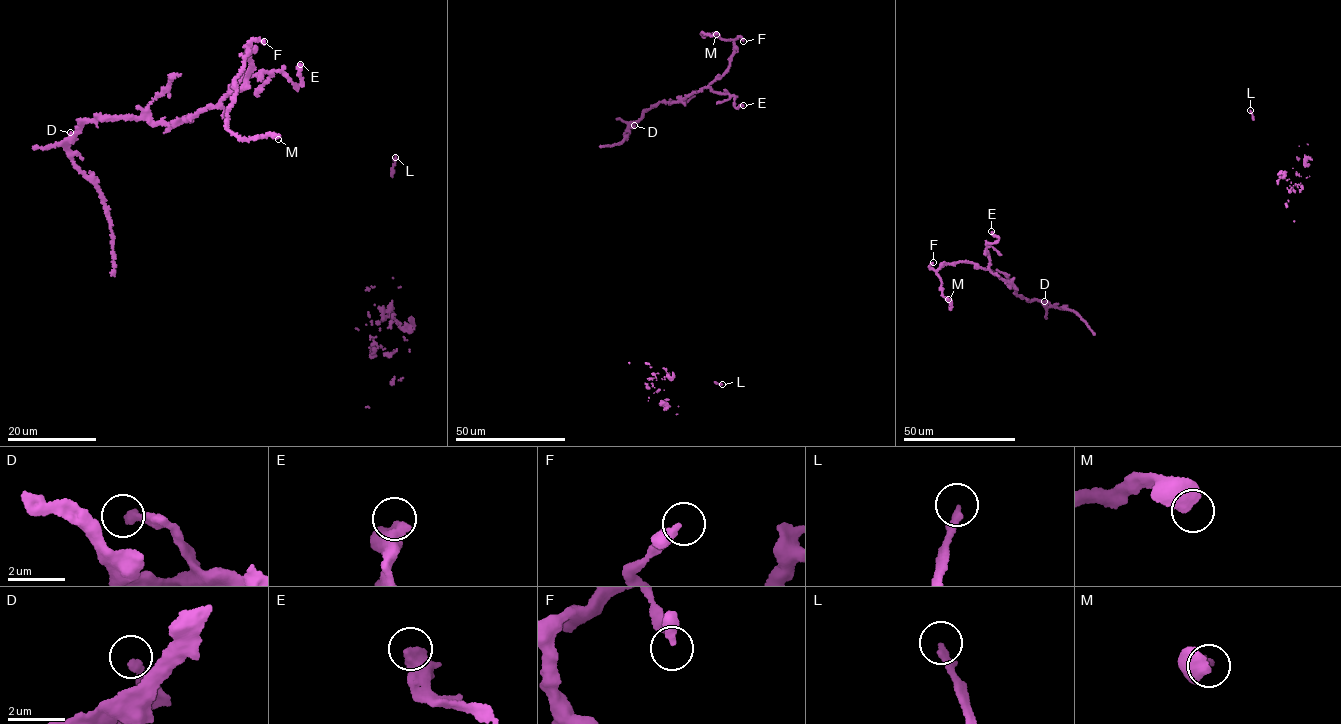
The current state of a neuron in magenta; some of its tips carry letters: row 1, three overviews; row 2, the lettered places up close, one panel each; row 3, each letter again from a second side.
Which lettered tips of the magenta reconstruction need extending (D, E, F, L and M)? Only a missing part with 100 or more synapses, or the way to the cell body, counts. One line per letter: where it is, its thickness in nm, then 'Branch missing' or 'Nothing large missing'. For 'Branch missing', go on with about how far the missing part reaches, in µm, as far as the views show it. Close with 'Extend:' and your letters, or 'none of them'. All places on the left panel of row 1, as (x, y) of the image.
D: Place: (70, 132). Thickness 300 nm. Nothing large missing
E: Place: (300, 64). Thickness 650 nm. Nothing large missing
F: Place: (264, 41). Thickness 360 nm. Nothing large missing
L: Place: (395, 157). Thickness 240 nm. Branch missing. Missing length about 7 µm
M: Place: (278, 139). Thickness 600 nm. Nothing large missing
Extend: L

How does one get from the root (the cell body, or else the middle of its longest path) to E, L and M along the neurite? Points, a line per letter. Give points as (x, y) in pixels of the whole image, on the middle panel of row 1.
E: (615, 145), (643, 112), (663, 101), (685, 99), (704, 87), (732, 95), (735, 107), (743, 105)
L: (615, 145), (714, 382), (722, 384)
M: (615, 145), (643, 112), (685, 99), (722, 75), (733, 42), (701, 33), (716, 34)

